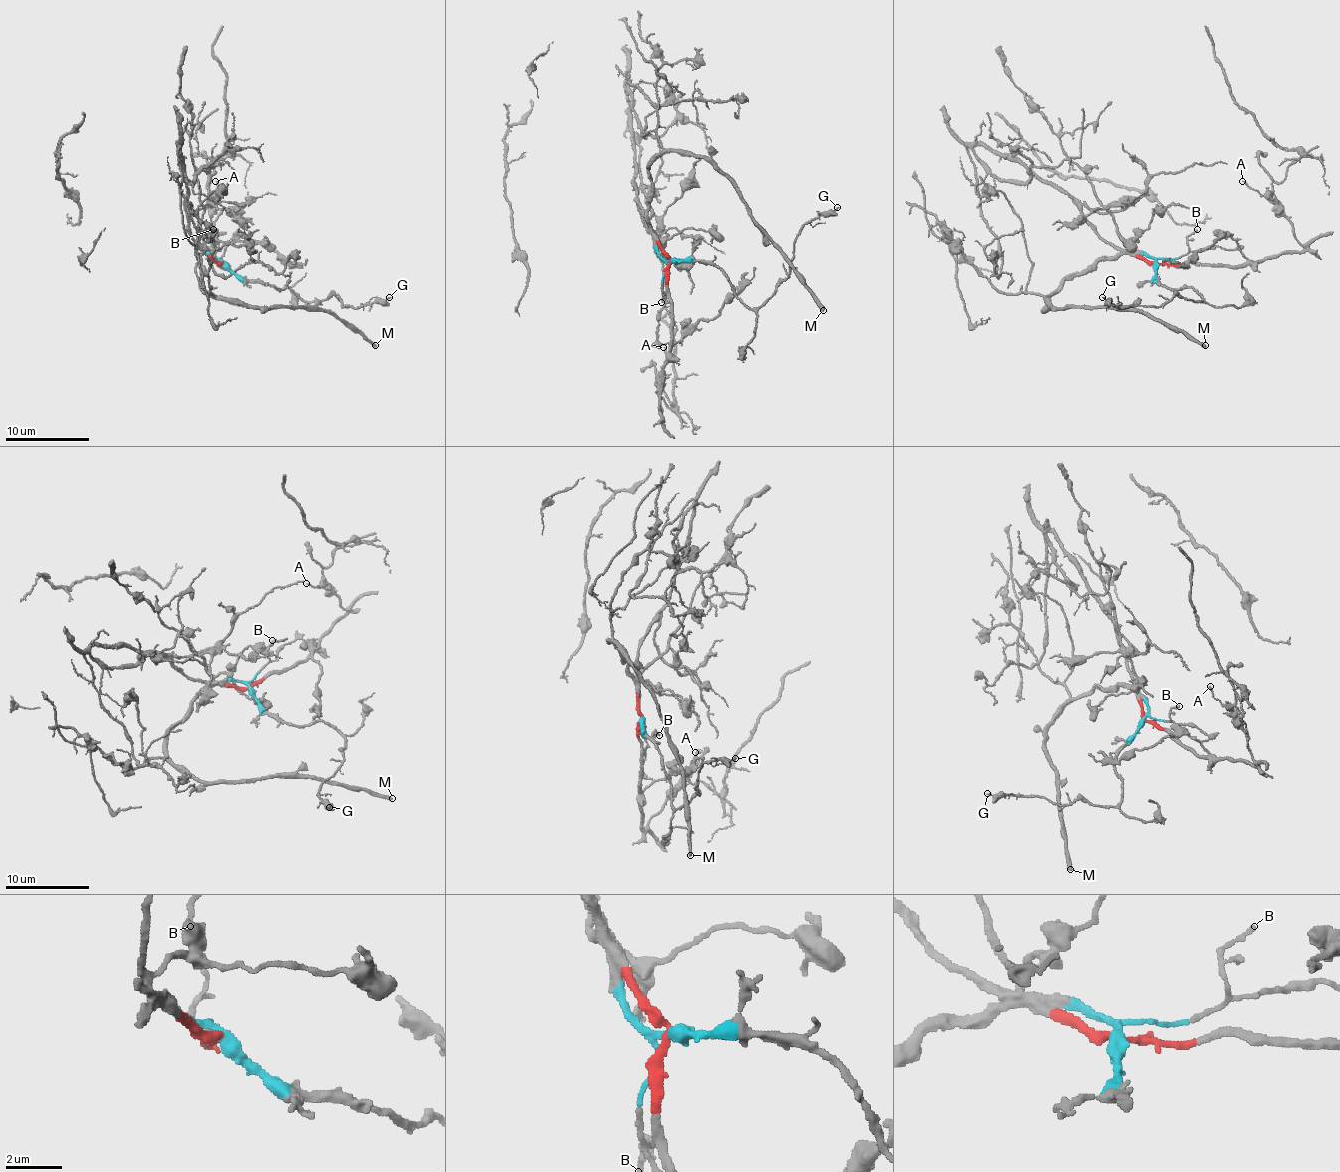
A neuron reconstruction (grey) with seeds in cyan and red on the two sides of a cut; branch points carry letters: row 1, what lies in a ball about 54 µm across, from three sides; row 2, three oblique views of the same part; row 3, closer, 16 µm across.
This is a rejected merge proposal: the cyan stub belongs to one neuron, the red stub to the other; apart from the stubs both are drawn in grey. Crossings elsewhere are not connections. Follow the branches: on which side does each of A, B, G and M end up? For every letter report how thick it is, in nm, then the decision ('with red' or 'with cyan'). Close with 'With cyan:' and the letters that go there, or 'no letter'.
A: 140 nm thick; with red
B: 140 nm thick; with cyan
G: 180 nm thick; with cyan
M: 280 nm thick; with red
With cyan: B, G

